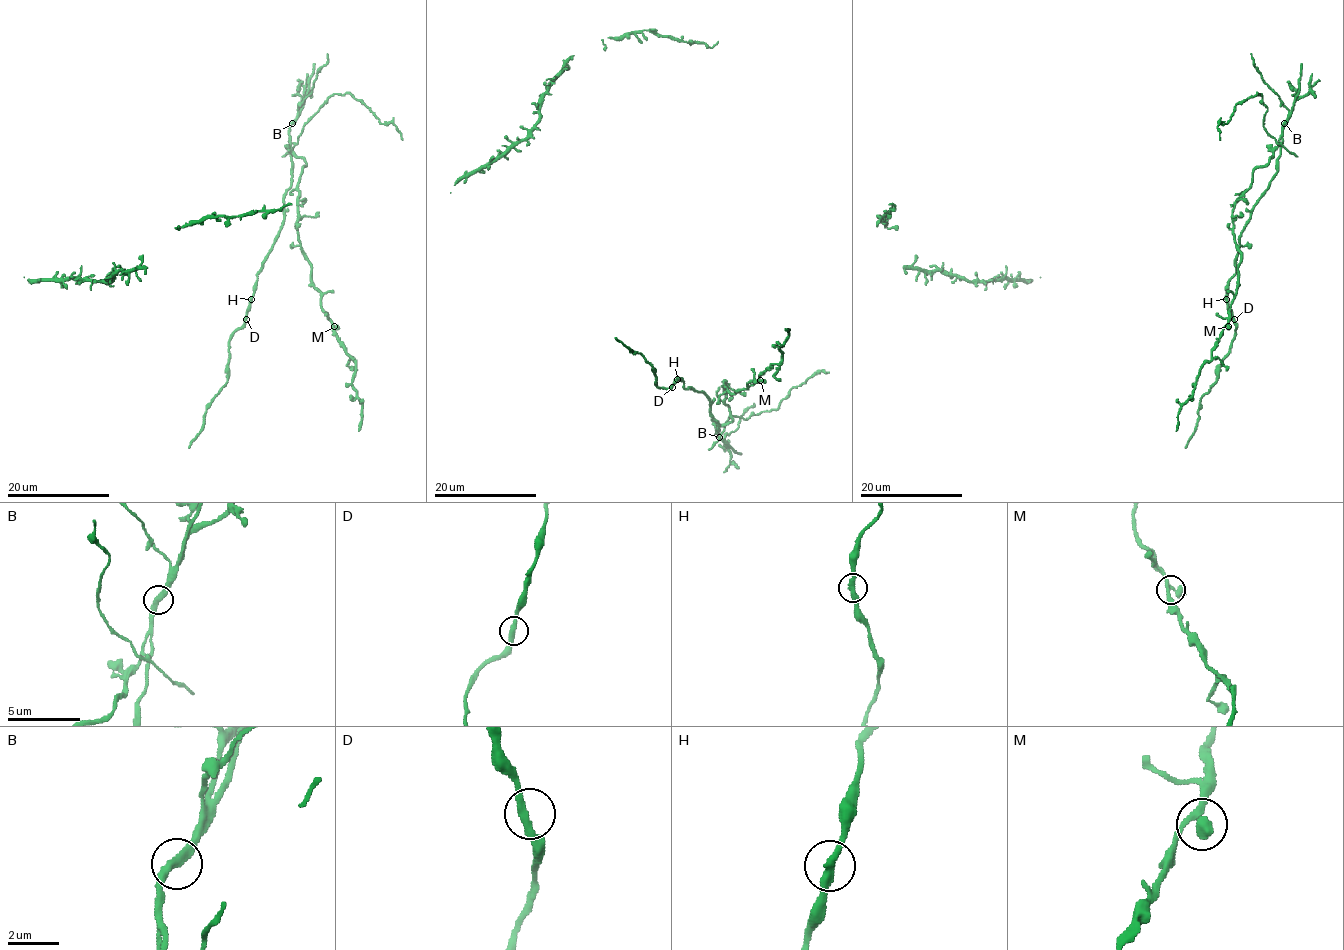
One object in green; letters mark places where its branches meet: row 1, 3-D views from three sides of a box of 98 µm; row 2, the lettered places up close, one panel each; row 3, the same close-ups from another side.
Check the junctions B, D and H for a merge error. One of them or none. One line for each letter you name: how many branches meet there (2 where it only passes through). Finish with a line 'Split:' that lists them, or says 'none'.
B: Branches: 2
Split: B

